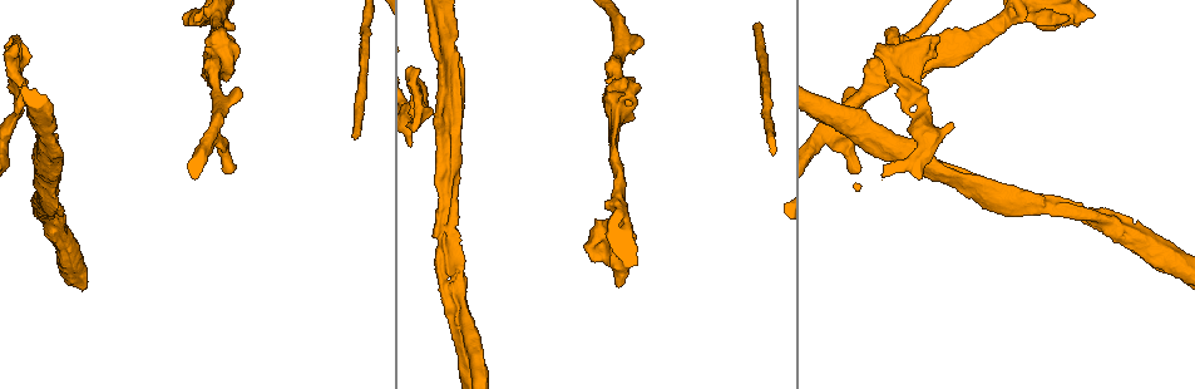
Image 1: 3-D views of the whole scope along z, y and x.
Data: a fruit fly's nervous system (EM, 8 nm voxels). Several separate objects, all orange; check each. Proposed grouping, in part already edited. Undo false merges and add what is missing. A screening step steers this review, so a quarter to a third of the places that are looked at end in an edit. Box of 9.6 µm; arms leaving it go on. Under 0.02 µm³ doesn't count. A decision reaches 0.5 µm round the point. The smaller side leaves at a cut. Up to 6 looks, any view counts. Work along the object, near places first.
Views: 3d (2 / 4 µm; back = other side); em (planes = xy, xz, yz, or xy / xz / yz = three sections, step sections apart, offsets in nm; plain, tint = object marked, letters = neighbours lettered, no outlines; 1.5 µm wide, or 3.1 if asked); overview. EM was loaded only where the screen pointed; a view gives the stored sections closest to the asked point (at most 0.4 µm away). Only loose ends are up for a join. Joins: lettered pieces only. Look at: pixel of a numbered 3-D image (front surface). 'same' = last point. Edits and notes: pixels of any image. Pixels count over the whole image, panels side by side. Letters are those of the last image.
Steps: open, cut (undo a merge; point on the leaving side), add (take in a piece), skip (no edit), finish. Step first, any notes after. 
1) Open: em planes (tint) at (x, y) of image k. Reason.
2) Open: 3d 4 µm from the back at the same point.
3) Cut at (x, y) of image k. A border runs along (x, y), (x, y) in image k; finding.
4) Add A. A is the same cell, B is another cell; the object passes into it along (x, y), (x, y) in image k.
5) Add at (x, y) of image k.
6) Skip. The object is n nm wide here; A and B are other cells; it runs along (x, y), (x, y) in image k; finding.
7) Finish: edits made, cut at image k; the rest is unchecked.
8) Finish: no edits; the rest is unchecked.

Open: 3d 2 µm at (224, 172) of image 1.

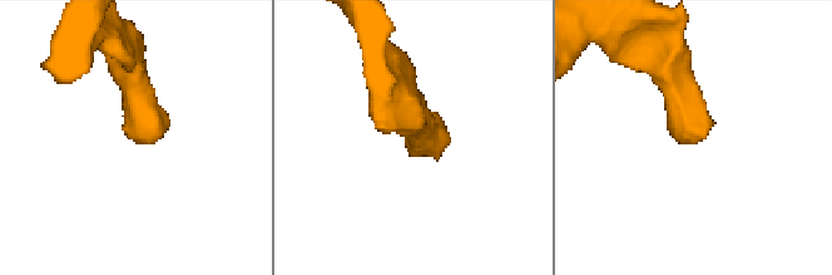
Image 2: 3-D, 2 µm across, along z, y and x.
Open: em planes (plain) at (698, 135) of image 2. Shape alone is not enough.

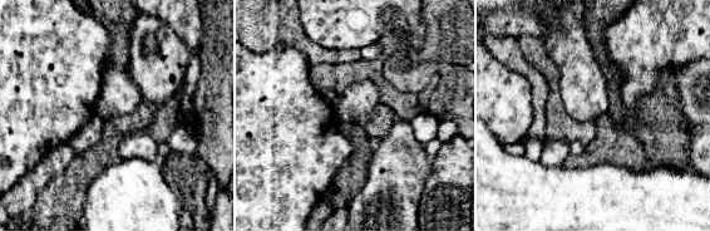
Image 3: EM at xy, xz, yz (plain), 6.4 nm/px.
Open: em planes (letters) at the same point.

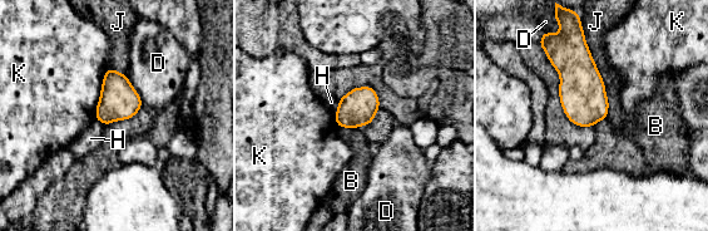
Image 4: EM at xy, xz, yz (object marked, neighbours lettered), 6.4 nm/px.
Skip. B, D, H, J and K are other cells; a border runs along (337, 126), (357, 128) in image 4; no lettered piece goes on from it.

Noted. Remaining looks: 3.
Open: 3d 2 µm at (357, 138) of image 1. Branch stops here.

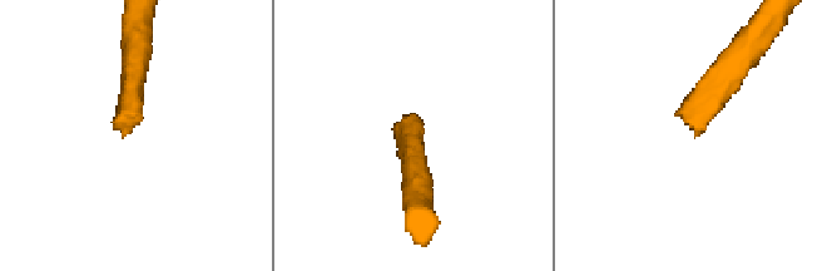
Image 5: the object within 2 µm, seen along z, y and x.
Open: em xz step 4 (letters) at (122, 137) of image 5.

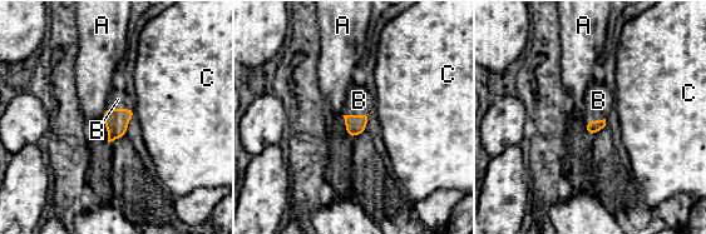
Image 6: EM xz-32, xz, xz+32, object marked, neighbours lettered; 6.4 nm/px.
Open: em planes (letters) at the same point.

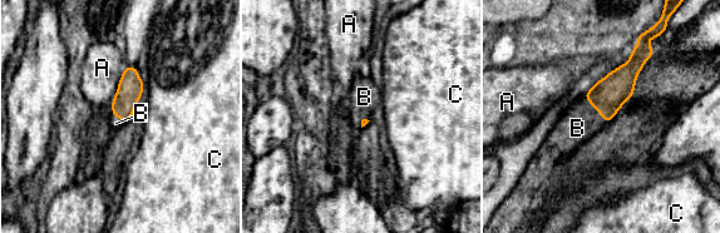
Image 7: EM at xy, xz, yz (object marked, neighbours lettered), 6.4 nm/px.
Add B. B is the same cell, A and C are other cells; the object passes into it along (607, 95), (595, 108), (577, 128) in image 7; the neuron continues.

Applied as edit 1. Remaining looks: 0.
Finish: edits made, add at image 7; the rest is unchecked.

